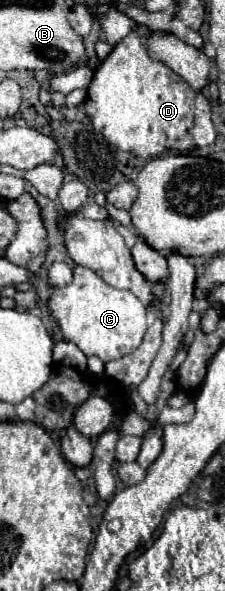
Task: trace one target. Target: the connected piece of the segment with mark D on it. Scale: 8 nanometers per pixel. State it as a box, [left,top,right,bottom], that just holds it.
[84,25,198,159]

